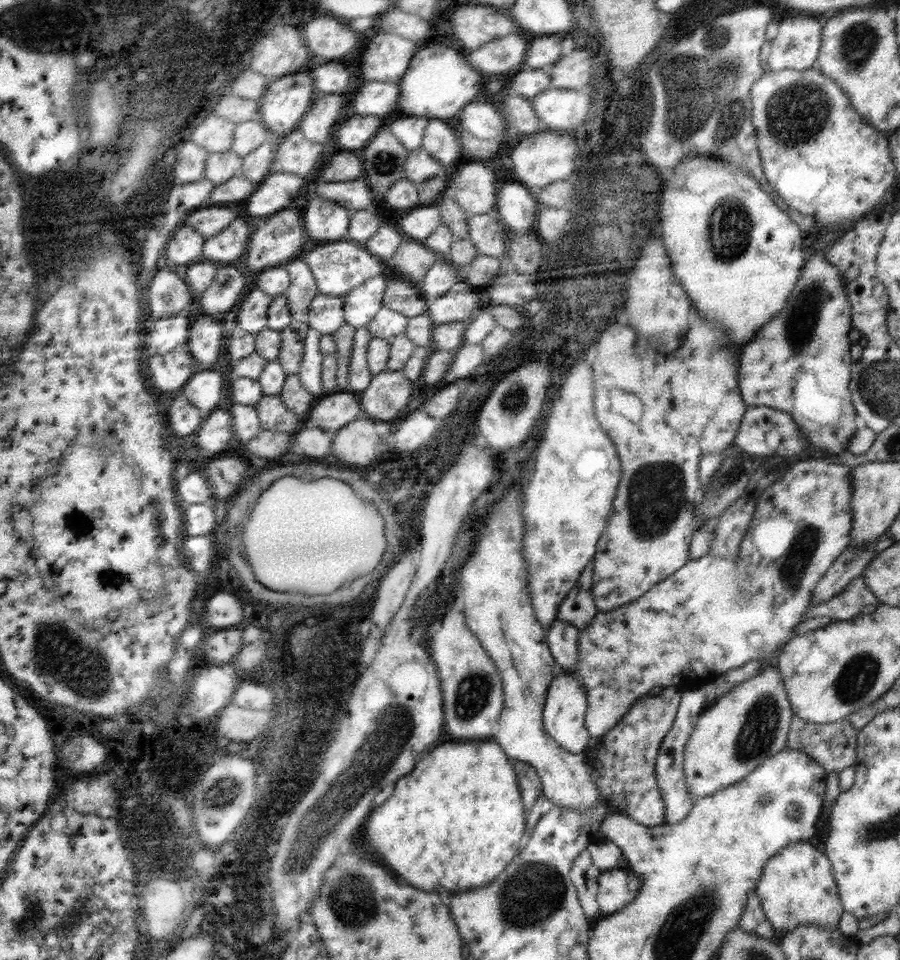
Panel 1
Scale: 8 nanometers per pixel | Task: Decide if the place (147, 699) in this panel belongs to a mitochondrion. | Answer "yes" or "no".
no

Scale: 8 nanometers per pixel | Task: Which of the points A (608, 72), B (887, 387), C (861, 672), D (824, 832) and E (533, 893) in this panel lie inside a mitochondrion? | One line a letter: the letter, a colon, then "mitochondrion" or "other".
A: other
B: mitochondrion
C: mitochondrion
D: mitochondrion
E: mitochondrion

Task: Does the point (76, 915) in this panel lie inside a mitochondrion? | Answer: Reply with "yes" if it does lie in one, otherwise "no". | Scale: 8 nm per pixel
no

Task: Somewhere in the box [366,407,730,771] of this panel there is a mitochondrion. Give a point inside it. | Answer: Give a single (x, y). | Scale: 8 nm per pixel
(656, 491)

